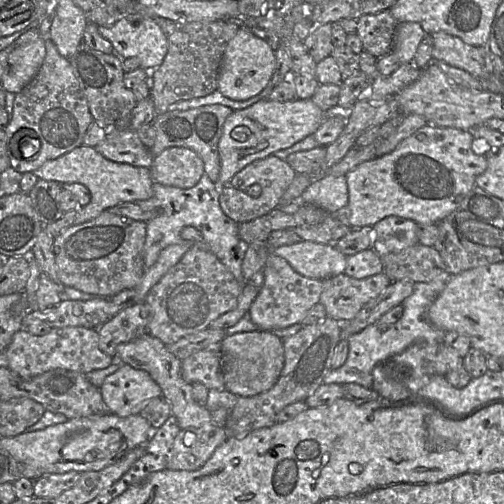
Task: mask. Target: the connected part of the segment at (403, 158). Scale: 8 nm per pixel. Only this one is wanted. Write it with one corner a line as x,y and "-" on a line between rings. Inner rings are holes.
430,123
416,130
412,135
403,139
391,152
382,156
375,157
371,160
363,162
349,171
345,176
348,186
348,213
347,223
352,228
361,228
363,226
373,227
380,220
388,216
398,216
405,219
410,219
416,224
437,224
442,219
451,214
468,194
468,192
474,187
475,179
482,174
488,165
488,157
485,155
477,155
472,151
472,142
475,138
468,130
461,130
454,127
438,127

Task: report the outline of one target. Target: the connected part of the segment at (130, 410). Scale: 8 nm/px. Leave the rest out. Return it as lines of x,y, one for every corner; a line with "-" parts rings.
128,364
107,376
100,392
110,413
119,417
139,414
148,402
162,396
160,386
146,371

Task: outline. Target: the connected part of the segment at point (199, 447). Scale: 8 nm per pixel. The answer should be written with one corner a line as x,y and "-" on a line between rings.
213,422
181,429
174,439
167,469
194,471
201,468
226,439
225,429

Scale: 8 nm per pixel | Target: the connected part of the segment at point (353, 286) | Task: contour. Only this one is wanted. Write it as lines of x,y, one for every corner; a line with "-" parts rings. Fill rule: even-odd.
383,272
364,279
343,273
323,280
319,303
325,307
327,317
340,323
352,320
364,305
392,283

